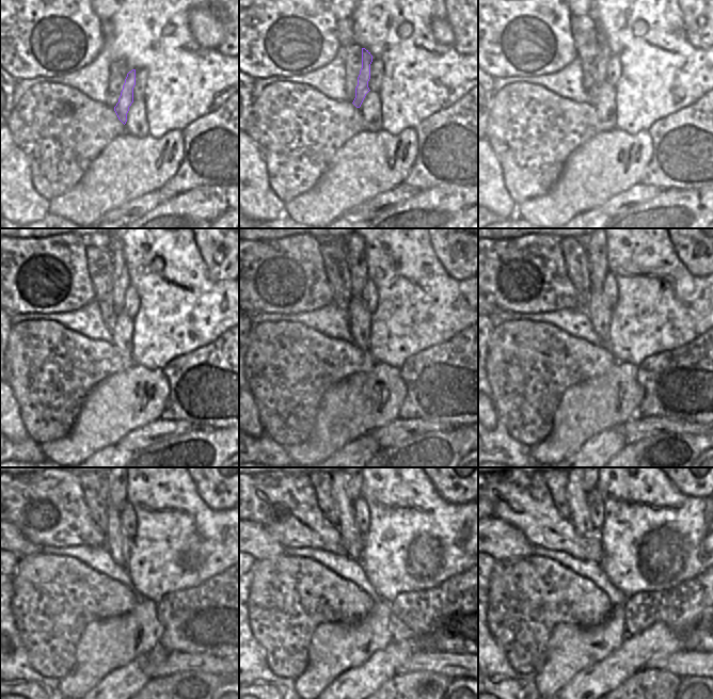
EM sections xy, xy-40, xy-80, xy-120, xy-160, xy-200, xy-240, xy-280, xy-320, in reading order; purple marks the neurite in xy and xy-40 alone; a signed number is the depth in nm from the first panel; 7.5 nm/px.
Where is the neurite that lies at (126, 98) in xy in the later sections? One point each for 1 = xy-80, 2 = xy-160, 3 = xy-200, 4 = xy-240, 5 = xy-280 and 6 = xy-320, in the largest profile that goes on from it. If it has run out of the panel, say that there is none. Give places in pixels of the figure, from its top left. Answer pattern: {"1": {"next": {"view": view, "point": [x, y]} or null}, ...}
{"1": {"next": {"view": "xy-80", "point": [601, 72]}}, "2": {"next": {"view": "xy-160", "point": [355, 255]}}, "3": {"next": {"view": "xy-200", "point": [597, 251]}}, "4": {"next": {"view": "xy-240", "point": [116, 489]}}, "5": {"next": {"view": "xy-280", "point": [353, 489]}}, "6": {"next": {"view": "xy-320", "point": [586, 489]}}}

